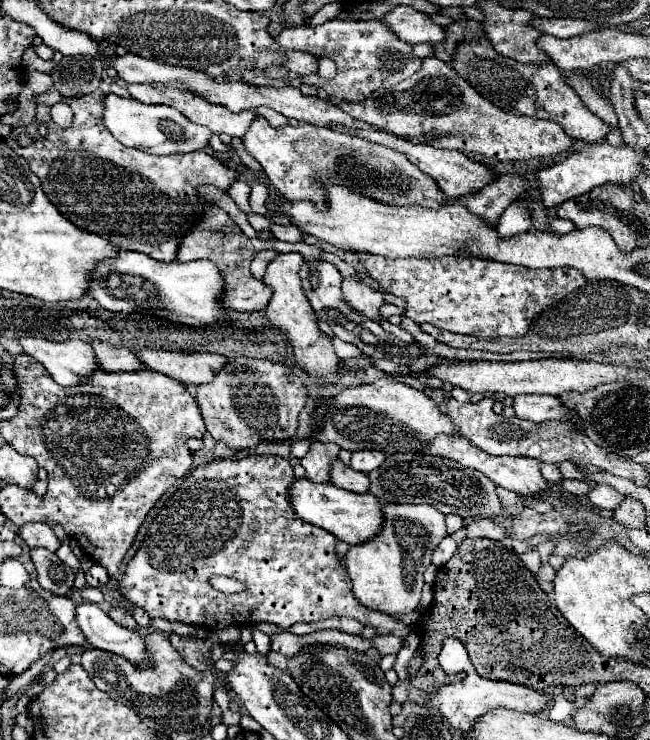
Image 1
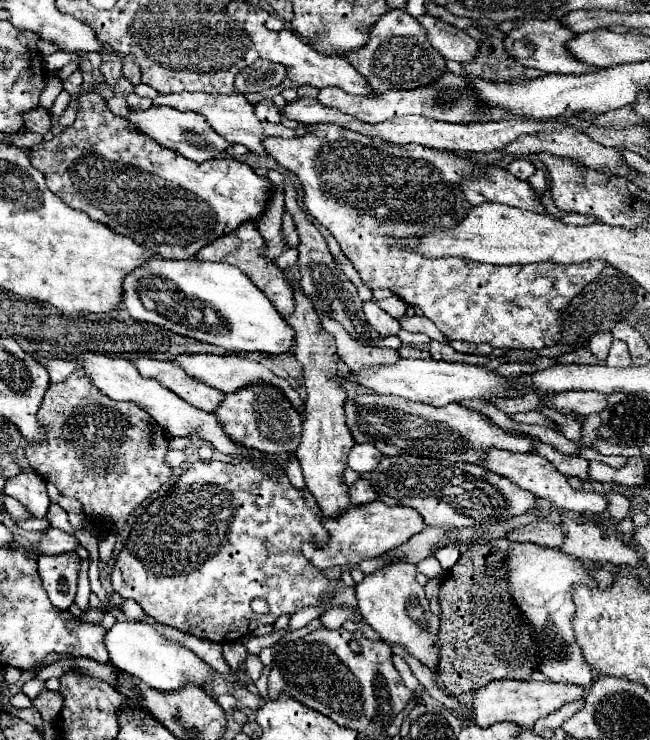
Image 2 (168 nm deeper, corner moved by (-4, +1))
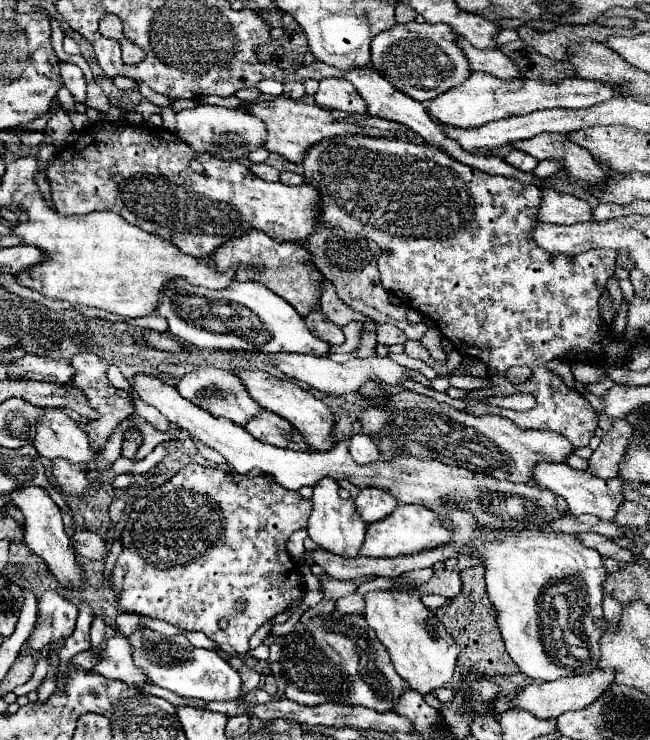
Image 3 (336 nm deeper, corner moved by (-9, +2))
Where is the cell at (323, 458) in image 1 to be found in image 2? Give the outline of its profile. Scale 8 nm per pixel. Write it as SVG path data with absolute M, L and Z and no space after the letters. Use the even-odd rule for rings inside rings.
M282 270L286 280L290 282L292 290L294 290L294 300L296 300L296 308L294 312L286 318L286 322L294 328L294 356L296 360L302 364L304 368L304 386L306 386L306 392L308 392L308 400L304 402L304 420L302 420L302 440L300 440L300 446L296 450L296 458L300 460L300 466L302 466L302 472L304 472L304 480L306 480L306 486L308 490L314 494L320 510L328 516L336 516L340 514L342 510L348 508L350 504L350 498L348 498L348 486L344 484L344 470L346 470L346 456L350 452L350 448L354 446L354 440L352 440L352 434L348 432L346 424L344 424L344 402L346 402L346 388L342 386L344 384L344 372L350 372L350 368L342 362L342 358L336 354L336 344L334 344L334 338L330 334L324 332L322 328L322 322L312 306L312 302L302 294L296 278L294 278L294 272L292 270Z

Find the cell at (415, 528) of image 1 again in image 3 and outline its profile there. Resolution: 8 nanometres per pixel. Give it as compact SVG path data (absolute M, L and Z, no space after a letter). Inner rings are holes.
M371 591L365 595L365 619L387 647L397 673L421 695L445 687L455 671L459 649L445 631L443 623L427 609L419 597L401 591Z

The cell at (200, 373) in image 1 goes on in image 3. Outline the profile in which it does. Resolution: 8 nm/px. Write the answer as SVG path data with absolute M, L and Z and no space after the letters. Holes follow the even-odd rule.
M241 371L239 373L241 381L245 383L249 395L267 411L277 413L279 417L287 419L289 423L293 423L293 427L297 427L297 431L301 433L301 437L309 443L311 449L315 451L329 451L329 447L335 447L335 443L329 443L329 435L333 435L333 423L335 423L335 415L333 411L317 397L313 397L309 391L301 389L297 383L293 381L285 381L285 379L277 379L271 377L263 371Z

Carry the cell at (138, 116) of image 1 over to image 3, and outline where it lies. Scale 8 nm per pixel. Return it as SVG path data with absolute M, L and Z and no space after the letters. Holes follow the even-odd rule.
M199 105L189 111L175 113L177 119L177 135L193 147L193 151L207 151L217 157L225 159L241 159L247 157L251 151L263 147L265 143L265 125L255 115L249 115L245 109L225 109L225 107L213 107L213 105Z

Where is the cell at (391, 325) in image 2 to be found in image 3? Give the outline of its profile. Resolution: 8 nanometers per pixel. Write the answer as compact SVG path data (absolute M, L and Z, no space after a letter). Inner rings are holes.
M379 325L377 327L377 343L381 343L381 345L391 347L395 343L401 343L403 345L405 341L407 341L405 333L401 329L397 329L395 325Z

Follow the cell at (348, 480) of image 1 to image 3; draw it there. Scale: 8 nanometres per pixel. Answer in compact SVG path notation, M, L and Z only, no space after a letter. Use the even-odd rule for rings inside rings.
M375 487L361 489L355 503L357 503L357 513L361 515L361 519L365 519L367 525L389 517L391 511L395 511L399 507L399 503L397 503L397 499L393 499L393 495L381 491L381 489L375 489Z

